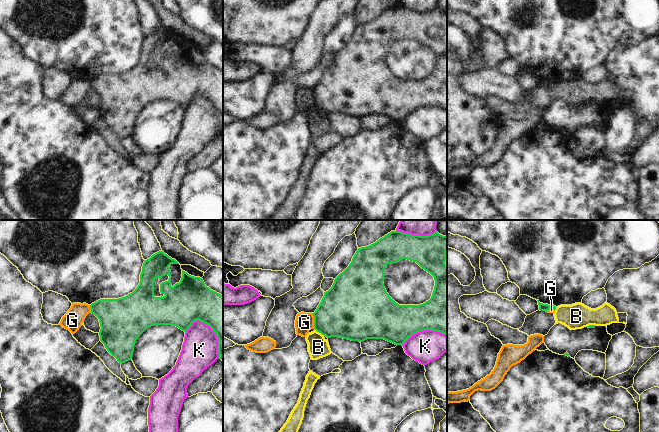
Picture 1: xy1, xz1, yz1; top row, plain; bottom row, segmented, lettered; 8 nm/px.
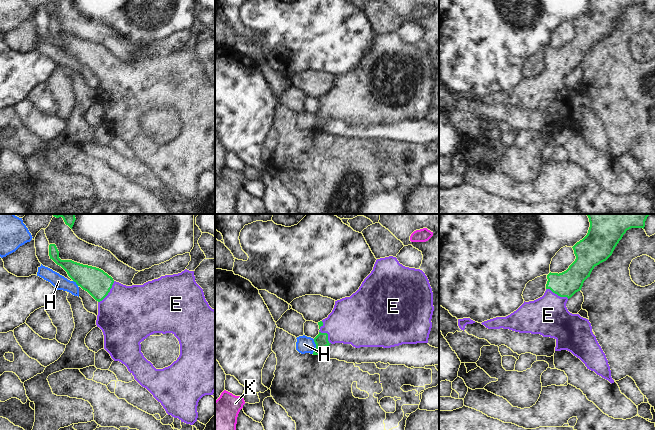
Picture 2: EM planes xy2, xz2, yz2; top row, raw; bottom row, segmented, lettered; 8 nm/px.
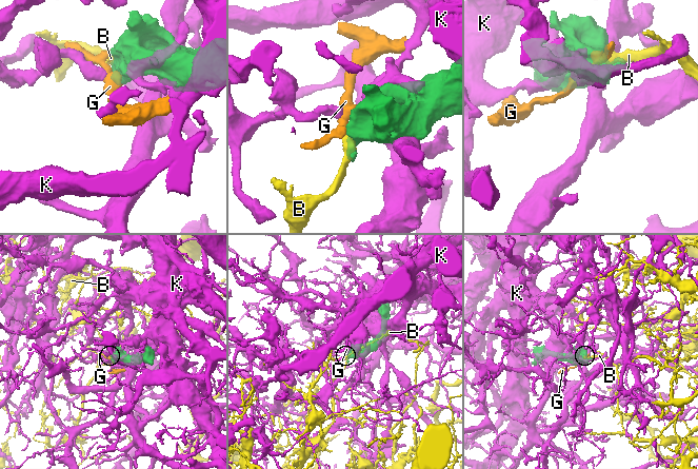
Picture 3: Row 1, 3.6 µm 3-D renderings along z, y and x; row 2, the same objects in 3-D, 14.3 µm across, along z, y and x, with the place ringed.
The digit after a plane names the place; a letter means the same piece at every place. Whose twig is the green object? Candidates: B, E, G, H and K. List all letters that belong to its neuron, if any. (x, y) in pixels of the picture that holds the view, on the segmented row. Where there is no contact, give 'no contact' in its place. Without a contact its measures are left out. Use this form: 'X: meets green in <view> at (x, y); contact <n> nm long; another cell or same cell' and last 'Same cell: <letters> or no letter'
B: meets green in xz1 at (319, 332); contact 80 nm long; another cell
E: meets green in xy2 at (109, 291); contact 220 nm long; same cell
G: meets green in xz1 at (314, 321); contact 130 nm long; another cell
H: meets green in xz2 at (316, 346); contact 120 nm long; another cell
K: meets green in xy1 at (216, 334); contact 380 nm long; another cell
Same cell: E

